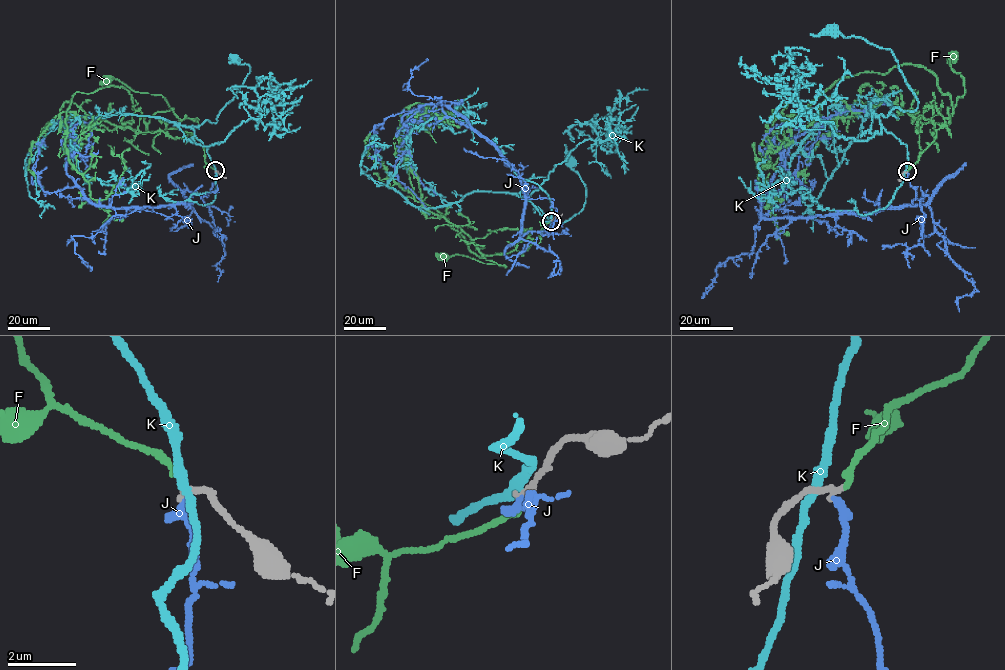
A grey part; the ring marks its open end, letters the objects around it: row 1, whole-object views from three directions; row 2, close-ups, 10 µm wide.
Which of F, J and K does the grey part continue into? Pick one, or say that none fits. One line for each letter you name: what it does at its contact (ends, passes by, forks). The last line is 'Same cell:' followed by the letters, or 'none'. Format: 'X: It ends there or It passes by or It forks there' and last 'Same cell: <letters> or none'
F: It ends there
Same cell: F

